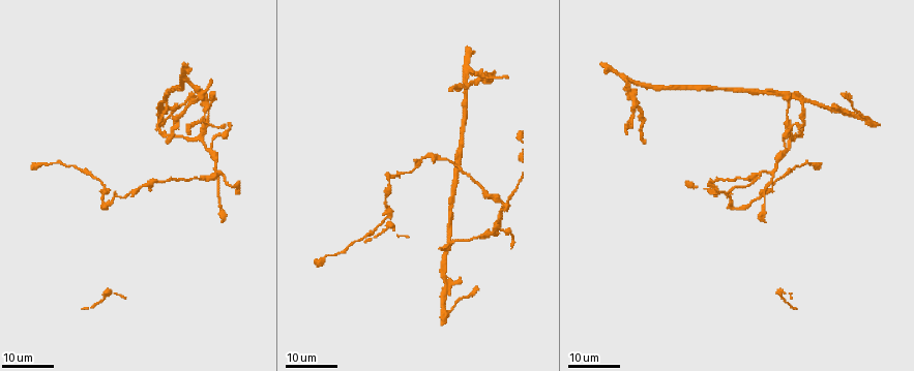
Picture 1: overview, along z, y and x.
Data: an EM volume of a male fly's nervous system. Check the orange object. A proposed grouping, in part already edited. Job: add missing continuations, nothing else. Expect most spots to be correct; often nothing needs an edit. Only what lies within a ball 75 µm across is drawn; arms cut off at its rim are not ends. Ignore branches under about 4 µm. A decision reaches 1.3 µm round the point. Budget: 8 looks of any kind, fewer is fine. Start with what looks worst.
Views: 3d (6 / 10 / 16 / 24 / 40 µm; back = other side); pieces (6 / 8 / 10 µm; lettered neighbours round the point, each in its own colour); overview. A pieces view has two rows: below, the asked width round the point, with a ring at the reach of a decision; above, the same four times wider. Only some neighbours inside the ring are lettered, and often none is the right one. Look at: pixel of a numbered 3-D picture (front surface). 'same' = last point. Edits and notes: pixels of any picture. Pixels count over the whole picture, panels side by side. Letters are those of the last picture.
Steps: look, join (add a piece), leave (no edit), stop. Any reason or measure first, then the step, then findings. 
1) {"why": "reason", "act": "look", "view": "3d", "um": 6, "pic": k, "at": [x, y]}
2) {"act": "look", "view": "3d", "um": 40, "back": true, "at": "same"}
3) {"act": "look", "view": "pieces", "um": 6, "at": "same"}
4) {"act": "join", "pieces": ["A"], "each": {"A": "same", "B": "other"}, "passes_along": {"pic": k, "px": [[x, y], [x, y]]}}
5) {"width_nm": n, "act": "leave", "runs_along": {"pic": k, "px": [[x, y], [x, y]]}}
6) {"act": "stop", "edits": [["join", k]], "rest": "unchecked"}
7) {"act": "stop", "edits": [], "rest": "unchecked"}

{"why": "an open end", "act": "look", "view": "3d", "um": 24, "pic": 1, "at": [167, 143]}

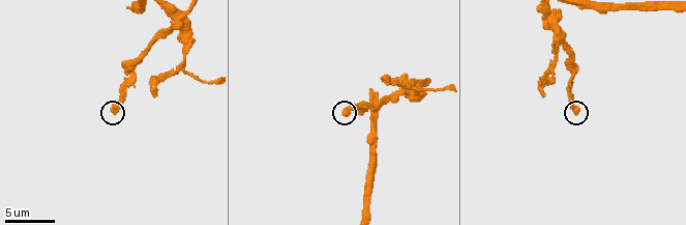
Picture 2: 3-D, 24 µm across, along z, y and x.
{"act": "look", "view": "pieces", "um": 6, "pic": 2, "at": [574, 112]}

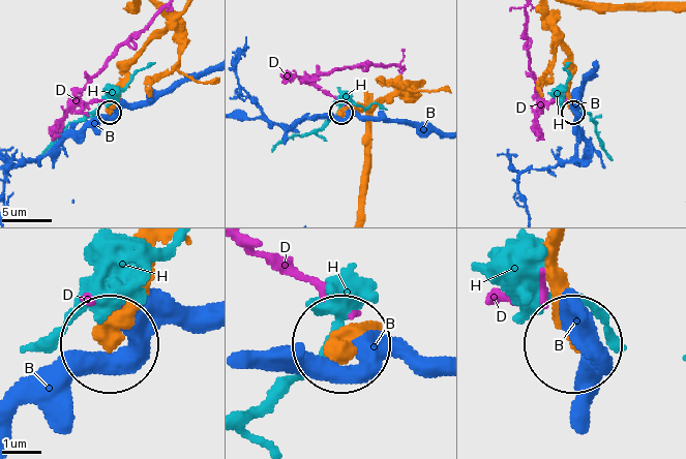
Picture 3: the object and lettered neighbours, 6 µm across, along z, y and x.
{"act": "leave", "each": {"B": "other", "D": "other", "H": "other"}, "found": "none of them fits"}

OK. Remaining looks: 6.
{"why": "an open end", "act": "look", "view": "3d", "um": 10, "pic": 2, "at": [156, 92]}

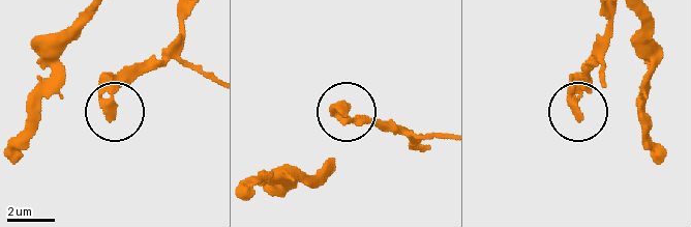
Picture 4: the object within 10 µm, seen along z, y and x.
{"why": "what lies round it", "act": "look", "view": "pieces", "um": 10, "pic": 4, "at": [579, 117]}

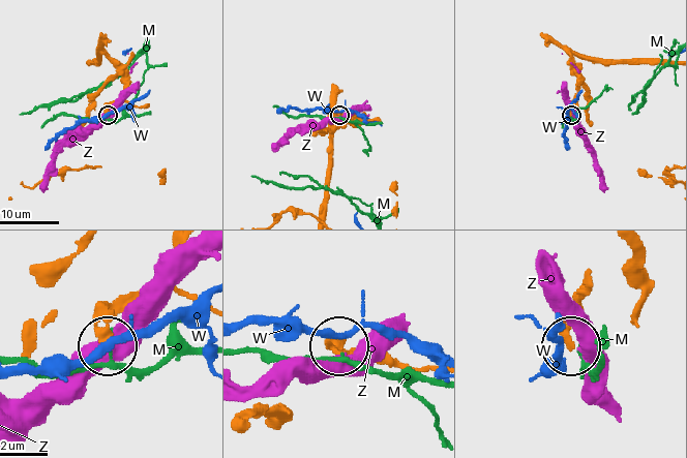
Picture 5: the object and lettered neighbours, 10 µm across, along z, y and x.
{"width_nm": 290, "act": "leave", "each": {"M": "other", "W": "other", "Z": "other"}, "runs_along": {"pic": 5, "px": [[385, 361], [337, 345]]}, "found": "no lettered piece goes on from it"}

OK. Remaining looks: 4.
{"why": "free end", "act": "look", "view": "3d", "um": 24, "pic": 1, "at": [175, 104]}

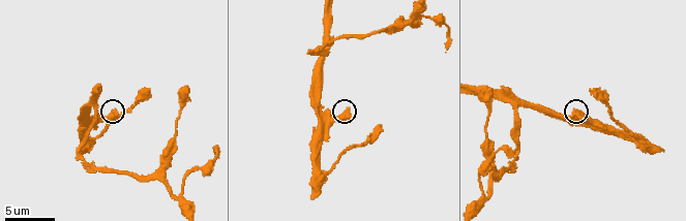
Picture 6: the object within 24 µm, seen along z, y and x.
{"why": "what lies round it", "act": "look", "view": "pieces", "um": 8, "pic": 6, "at": [573, 112]}

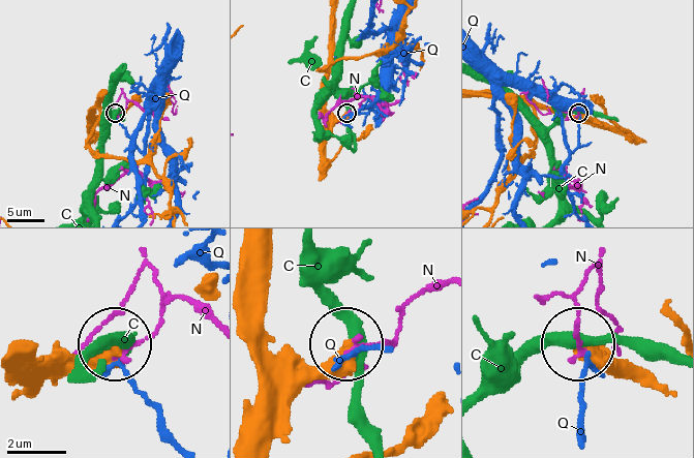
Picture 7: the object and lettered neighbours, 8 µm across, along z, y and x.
{"act": "leave", "each": {"C": "other", "N": "other", "Q": "other"}, "runs_along": {"pic": 7, "px": [[268, 249], [261, 309], [268, 331], [312, 366], [340, 348]]}, "found": "none of them fits"}

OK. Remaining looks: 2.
{"why": "free end", "act": "look", "view": "3d", "um": 16, "pic": 1, "at": [150, 191]}

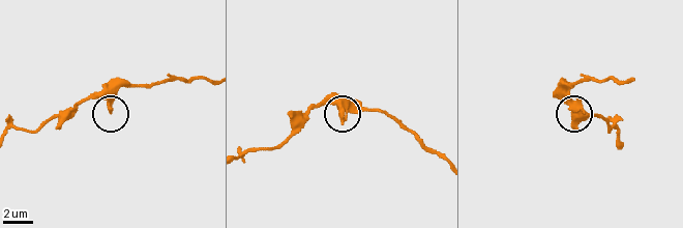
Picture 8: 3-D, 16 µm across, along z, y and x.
{"why": "see the neighbours", "act": "look", "view": "pieces", "um": 10, "at": "same"}

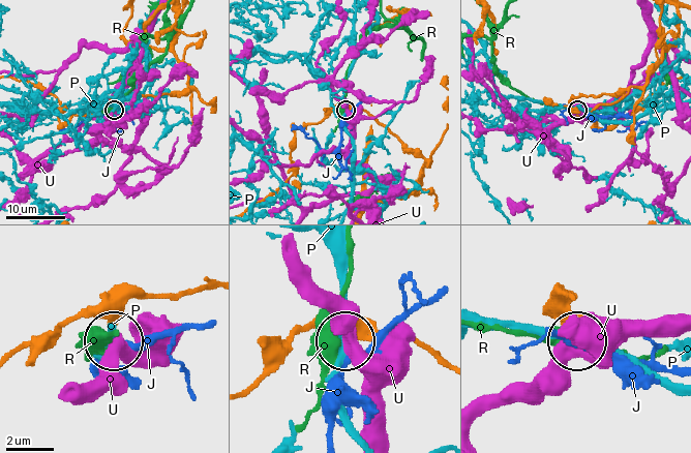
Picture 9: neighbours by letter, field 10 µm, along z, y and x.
{"act": "leave", "each": {"J": "other", "P": "other", "R": "other", "U": "other"}, "found": "none of them fits"}

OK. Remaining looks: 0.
{"act": "stop", "edits": [], "rest": "unchecked"}

